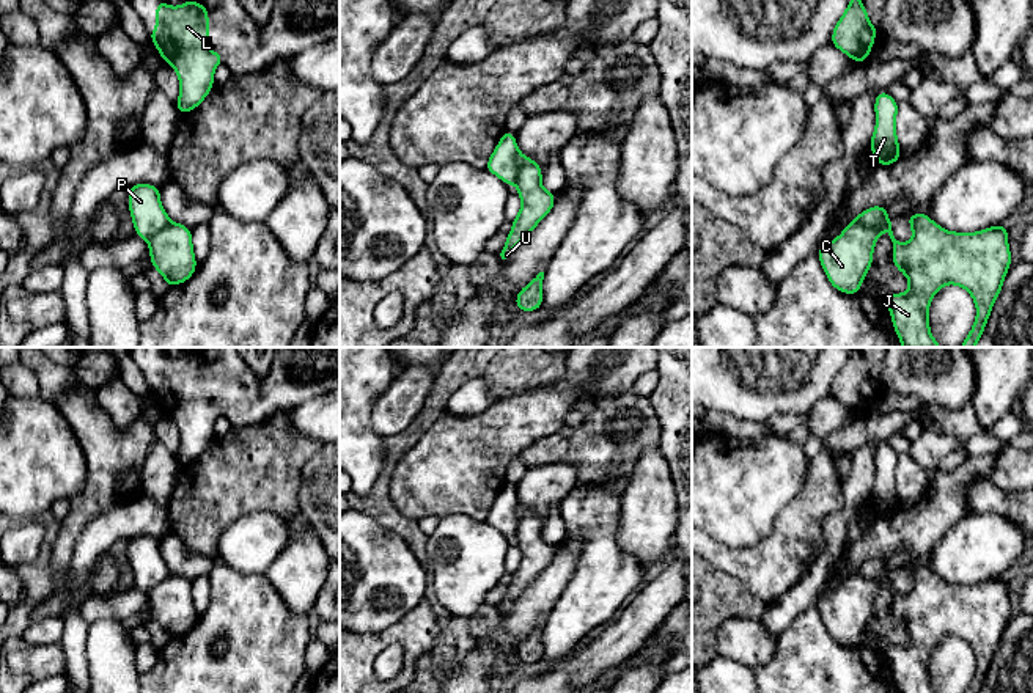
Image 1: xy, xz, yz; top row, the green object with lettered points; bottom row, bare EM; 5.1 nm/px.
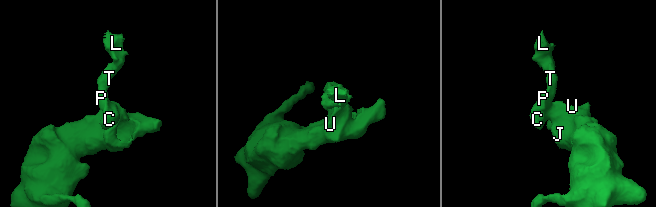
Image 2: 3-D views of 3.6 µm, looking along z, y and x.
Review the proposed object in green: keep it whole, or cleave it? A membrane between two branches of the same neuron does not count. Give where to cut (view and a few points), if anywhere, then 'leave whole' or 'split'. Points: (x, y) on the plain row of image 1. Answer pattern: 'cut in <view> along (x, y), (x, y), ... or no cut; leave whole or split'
cut in yz along (885, 566), (873, 579), (849, 577), (845, 582); split

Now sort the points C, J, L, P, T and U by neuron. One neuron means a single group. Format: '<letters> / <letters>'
C J U / L P T

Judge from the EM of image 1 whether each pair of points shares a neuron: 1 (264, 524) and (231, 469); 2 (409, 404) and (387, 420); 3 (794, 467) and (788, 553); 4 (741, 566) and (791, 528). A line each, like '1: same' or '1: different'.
1: different
2: same
3: different
4: same

